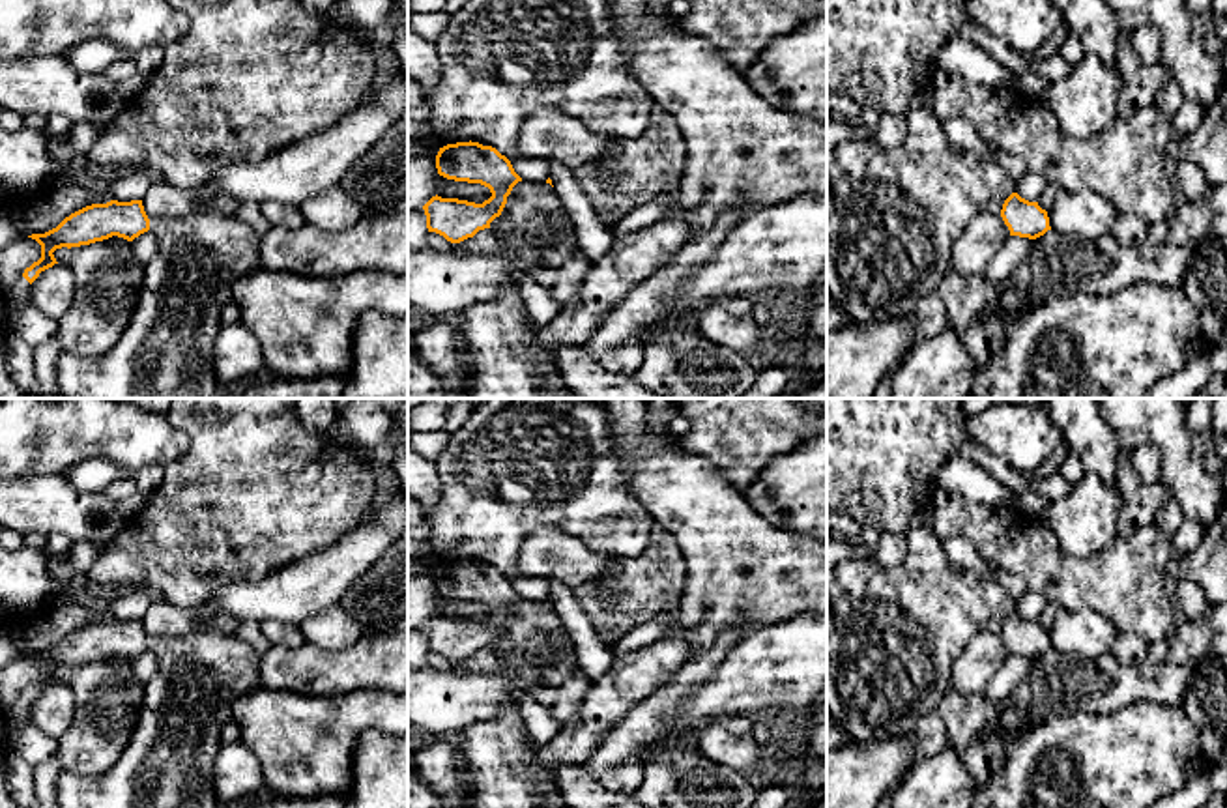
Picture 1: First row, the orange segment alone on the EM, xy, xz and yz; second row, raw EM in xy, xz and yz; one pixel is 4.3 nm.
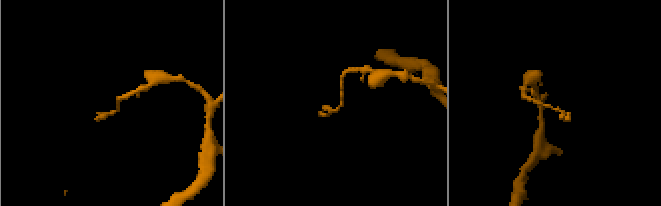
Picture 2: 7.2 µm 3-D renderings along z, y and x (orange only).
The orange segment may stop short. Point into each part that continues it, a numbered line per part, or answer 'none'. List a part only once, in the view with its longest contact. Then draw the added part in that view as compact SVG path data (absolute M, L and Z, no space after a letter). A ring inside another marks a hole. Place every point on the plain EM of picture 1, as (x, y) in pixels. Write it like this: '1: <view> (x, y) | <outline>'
none

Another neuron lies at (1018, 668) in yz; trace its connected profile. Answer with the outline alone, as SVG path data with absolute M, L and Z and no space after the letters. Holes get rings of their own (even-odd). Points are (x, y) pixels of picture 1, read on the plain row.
M1010 655L1008 662L993 675L993 679L980 690L980 694L989 701L1001 701L1010 696L1010 692L1023 683L1034 664L1036 658Z

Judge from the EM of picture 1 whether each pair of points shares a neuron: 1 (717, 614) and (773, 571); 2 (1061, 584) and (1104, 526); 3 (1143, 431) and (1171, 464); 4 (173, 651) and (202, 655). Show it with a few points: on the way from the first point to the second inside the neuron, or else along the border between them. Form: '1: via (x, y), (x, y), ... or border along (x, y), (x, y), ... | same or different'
1: via (730, 601), (760, 575) | same
2: border along (1048, 528), (1076, 556), (1098, 552), (1117, 533) | different
3: via (1153, 432), (1171, 455) | same
4: via (180, 655), (195, 655) | same

